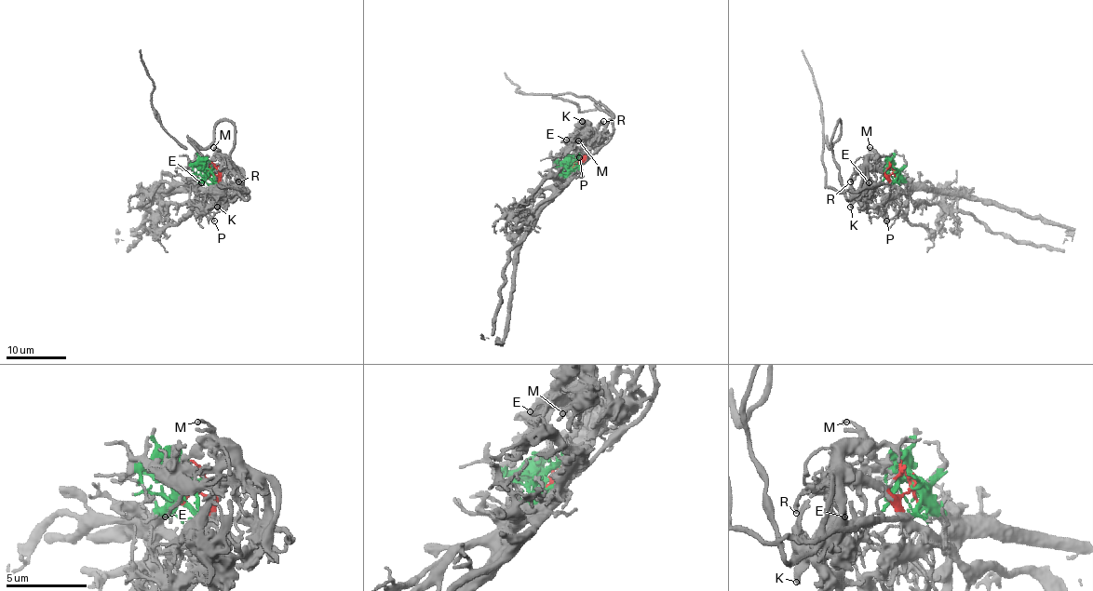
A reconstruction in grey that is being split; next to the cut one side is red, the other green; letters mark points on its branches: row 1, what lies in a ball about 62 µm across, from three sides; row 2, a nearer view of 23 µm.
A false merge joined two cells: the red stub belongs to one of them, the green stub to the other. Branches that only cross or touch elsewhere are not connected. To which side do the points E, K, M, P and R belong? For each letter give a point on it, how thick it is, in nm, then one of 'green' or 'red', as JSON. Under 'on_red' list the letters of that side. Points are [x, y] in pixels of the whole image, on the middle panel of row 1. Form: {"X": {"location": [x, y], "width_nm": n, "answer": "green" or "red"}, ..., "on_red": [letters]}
{"E": {"location": [566, 140], "width_nm": 160, "answer": "red"}, "K": {"location": [582, 121], "width_nm": 380, "answer": "red"}, "M": {"location": [578, 141], "width_nm": 200, "answer": "red"}, "P": {"location": [579, 157], "width_nm": 160, "answer": "green"}, "R": {"location": [603, 121], "width_nm": 200, "answer": "red"}, "on_red": ["E", "K", "M", "R"]}

